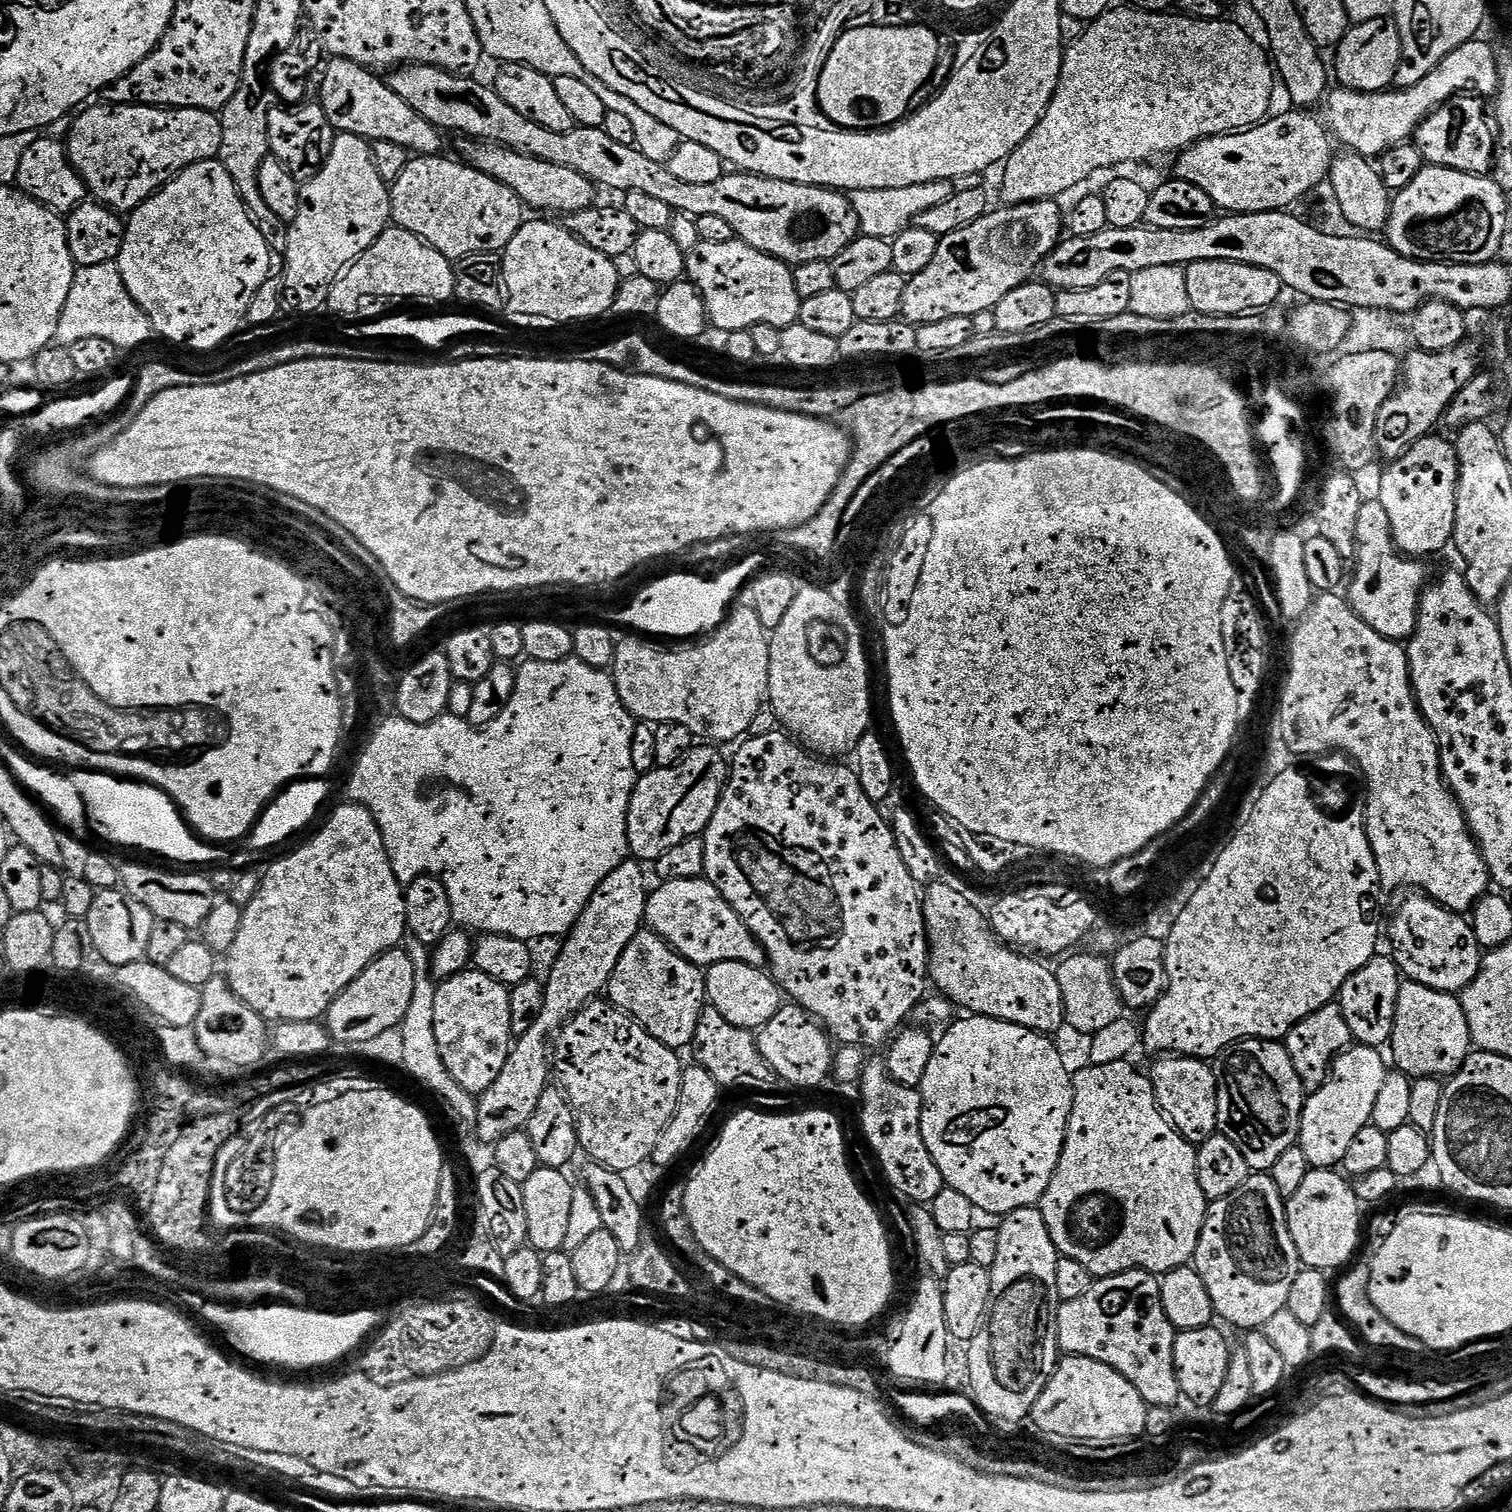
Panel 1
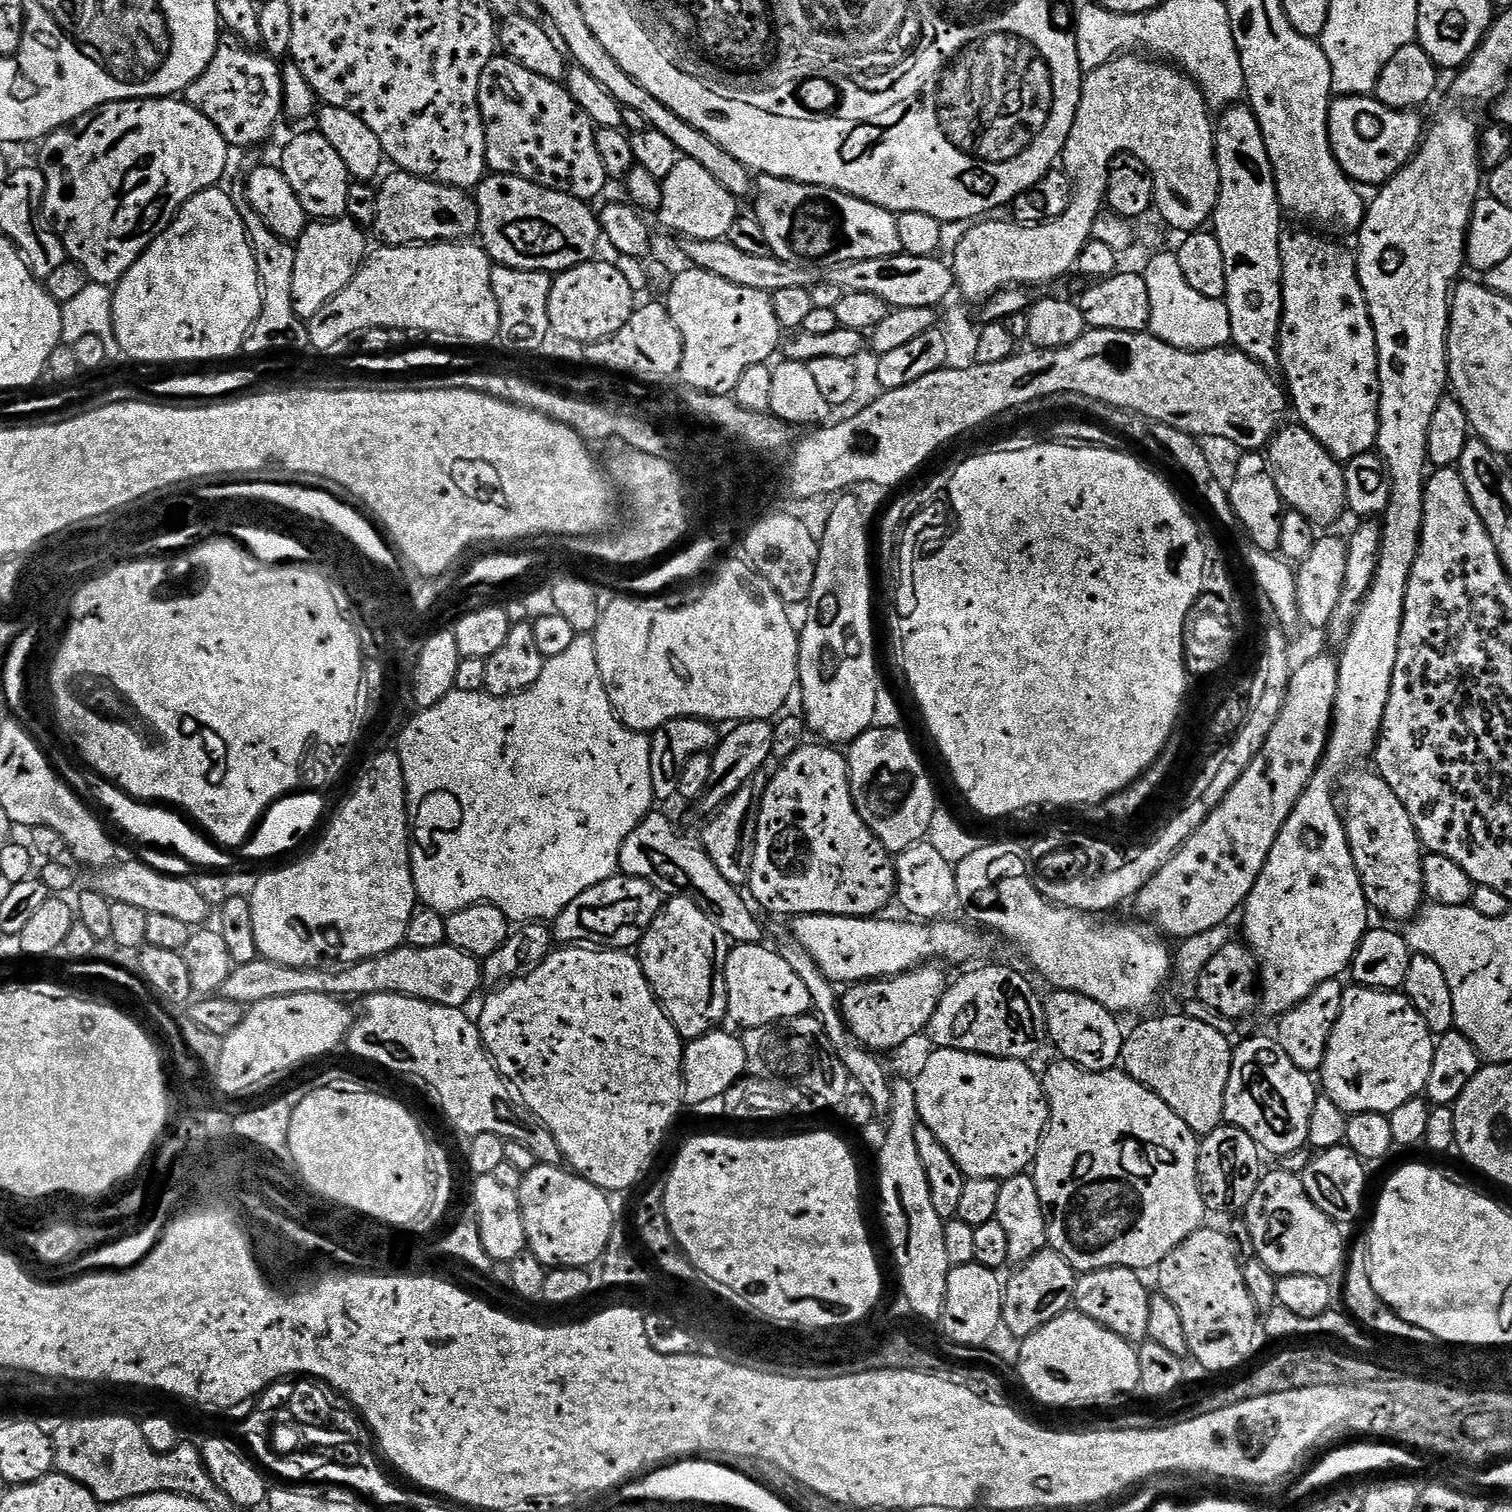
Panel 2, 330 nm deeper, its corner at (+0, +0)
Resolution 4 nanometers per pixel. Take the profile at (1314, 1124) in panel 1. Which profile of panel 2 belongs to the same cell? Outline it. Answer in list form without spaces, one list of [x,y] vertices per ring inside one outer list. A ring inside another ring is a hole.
[[[1359,986],[1345,987],[1342,1014],[1338,1018],[1338,1022],[1334,1022],[1334,1030],[1330,1034],[1330,1042],[1326,1046],[1326,1058],[1324,1059],[1324,1067],[1322,1069],[1322,1077],[1324,1076],[1323,1091],[1331,1100],[1338,1102],[1338,1106],[1343,1112],[1349,1114],[1358,1112],[1382,1112],[1387,1114],[1394,1110],[1398,1110],[1398,1106],[1402,1106],[1405,1102],[1417,1099],[1417,1097],[1427,1089],[1430,1070],[1434,1066],[1436,1042],[1437,1037],[1430,1030],[1430,1026],[1426,1026],[1422,1014],[1418,1014],[1414,1002],[1410,1002],[1410,998],[1404,995],[1403,991],[1385,990],[1382,988],[1362,988]]]

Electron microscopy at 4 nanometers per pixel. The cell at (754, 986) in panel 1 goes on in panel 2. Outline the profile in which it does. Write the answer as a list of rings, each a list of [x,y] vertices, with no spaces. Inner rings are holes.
[[[736,944],[729,951],[724,977],[726,978],[726,994],[728,995],[727,1019],[740,1024],[741,1029],[757,1028],[767,1024],[777,1024],[779,1020],[789,1020],[795,1016],[803,1016],[813,1007],[806,984],[798,978],[798,974],[784,962],[776,950],[764,948],[759,944]]]

